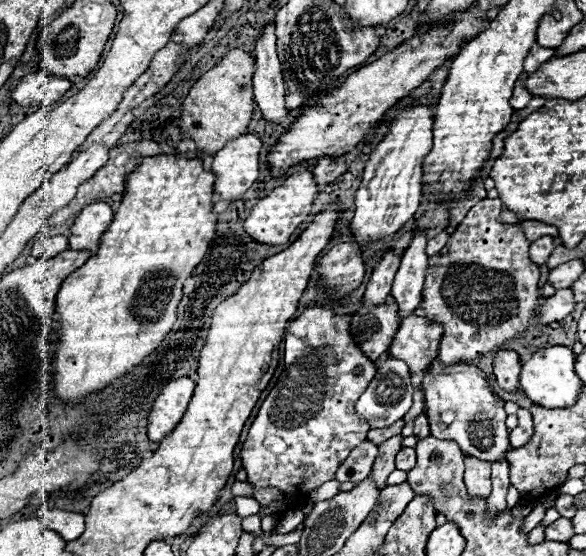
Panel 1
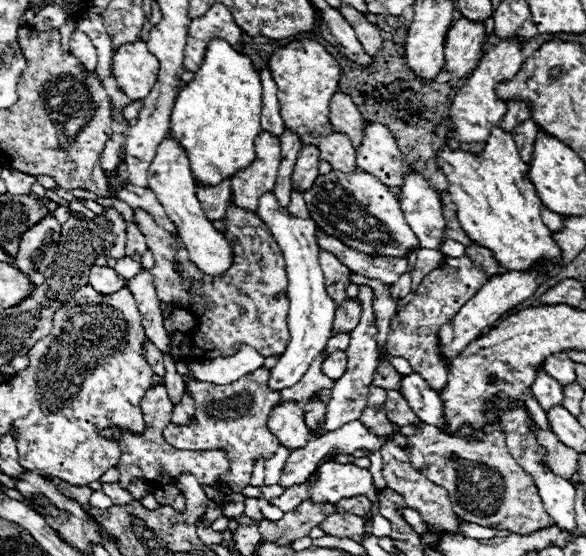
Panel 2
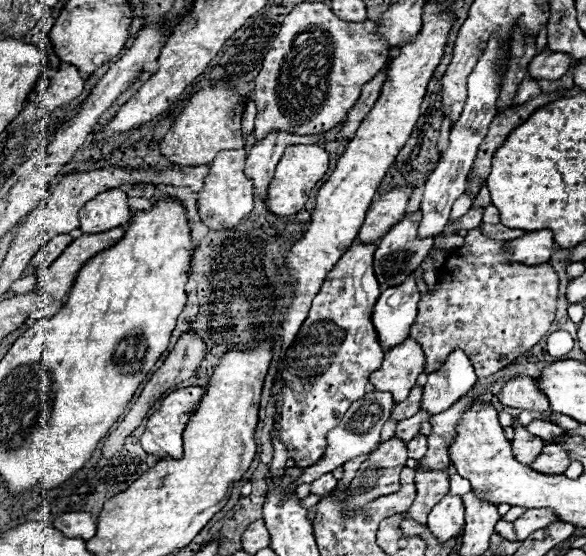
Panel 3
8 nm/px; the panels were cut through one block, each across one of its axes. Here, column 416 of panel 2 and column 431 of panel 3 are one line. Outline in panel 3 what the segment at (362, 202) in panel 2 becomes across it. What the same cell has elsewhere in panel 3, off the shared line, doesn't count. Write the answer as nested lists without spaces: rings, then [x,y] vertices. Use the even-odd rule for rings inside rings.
[[[420,210],[414,212],[410,218],[400,220],[380,240],[380,246],[374,252],[374,274],[376,274],[378,282],[384,288],[392,288],[396,284],[402,284],[420,266],[420,262],[428,256],[428,252],[432,250],[432,244],[434,244],[432,238],[424,238],[424,240],[416,238],[416,234],[418,234],[418,222],[420,222]]]

